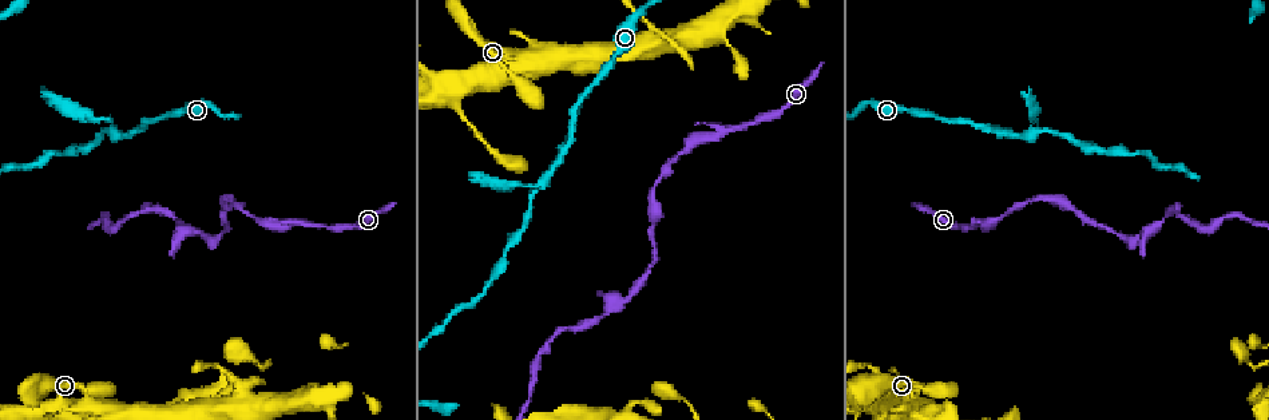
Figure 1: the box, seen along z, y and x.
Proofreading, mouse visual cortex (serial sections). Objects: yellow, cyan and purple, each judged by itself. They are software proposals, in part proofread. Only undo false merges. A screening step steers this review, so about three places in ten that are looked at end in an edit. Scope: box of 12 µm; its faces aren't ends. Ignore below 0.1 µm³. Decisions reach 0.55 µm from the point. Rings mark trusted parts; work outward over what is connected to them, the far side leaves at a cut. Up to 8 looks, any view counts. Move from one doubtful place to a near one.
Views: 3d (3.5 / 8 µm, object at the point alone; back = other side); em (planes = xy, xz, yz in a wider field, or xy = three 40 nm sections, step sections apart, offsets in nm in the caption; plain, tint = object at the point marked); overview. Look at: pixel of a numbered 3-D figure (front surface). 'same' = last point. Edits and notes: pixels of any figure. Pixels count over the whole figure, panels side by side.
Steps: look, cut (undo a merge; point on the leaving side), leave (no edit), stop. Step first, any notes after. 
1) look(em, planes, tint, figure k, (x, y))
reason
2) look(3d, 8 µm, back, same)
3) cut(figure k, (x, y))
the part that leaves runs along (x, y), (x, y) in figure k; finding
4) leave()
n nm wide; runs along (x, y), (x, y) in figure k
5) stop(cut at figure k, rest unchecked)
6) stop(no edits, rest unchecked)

look(3d, 8 µm, figure 1, (722, 129))

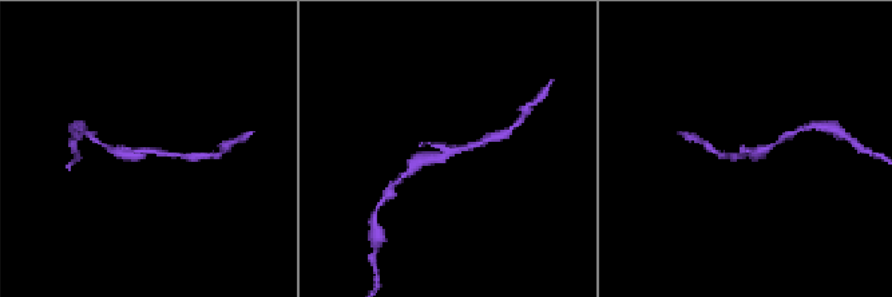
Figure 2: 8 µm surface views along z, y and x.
look(em, xy, step 2, tint, figure 2, (151, 152))

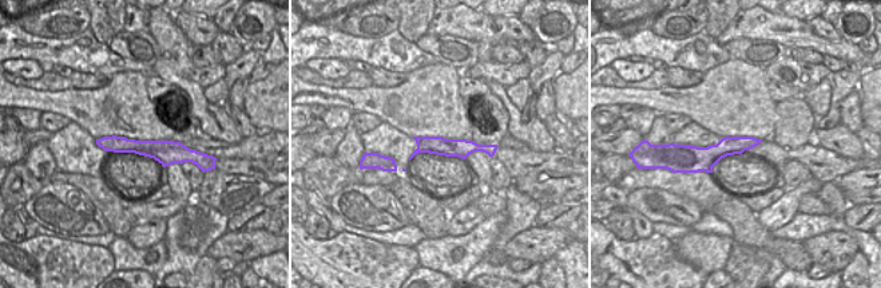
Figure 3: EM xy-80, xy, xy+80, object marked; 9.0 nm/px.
leave()
runs along (486, 141), (420, 161), (413, 166) in figure 2; continuous, no second cell

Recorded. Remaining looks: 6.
look(3d, 3.5 µm, figure 1, (888, 397))
small branch off a trunk

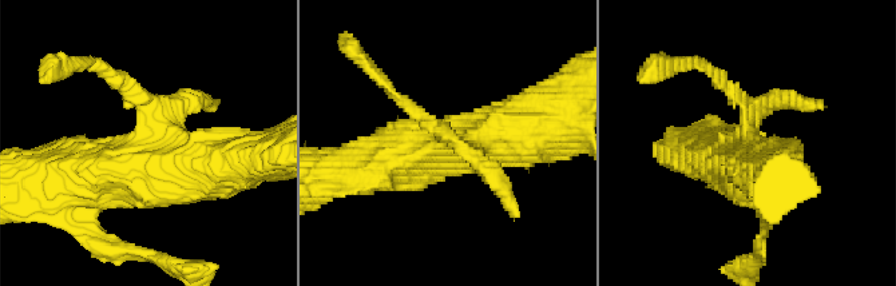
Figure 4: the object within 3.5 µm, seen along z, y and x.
look(em, xy, step 2, tint, figure 4, (457, 146))
now the EM

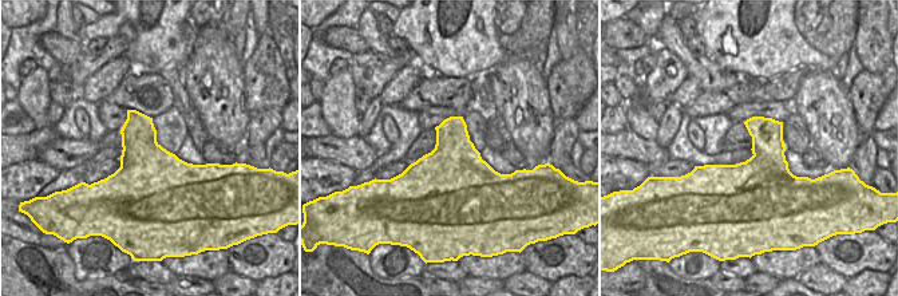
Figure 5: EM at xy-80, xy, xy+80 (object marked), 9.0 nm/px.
cut(figure 4, (129, 83))
600 nm wide; the part that leaves runs along (154, 123), (108, 70), (71, 66) in figure 4; two cells meet here

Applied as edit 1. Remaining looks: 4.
look(overview)
redraw

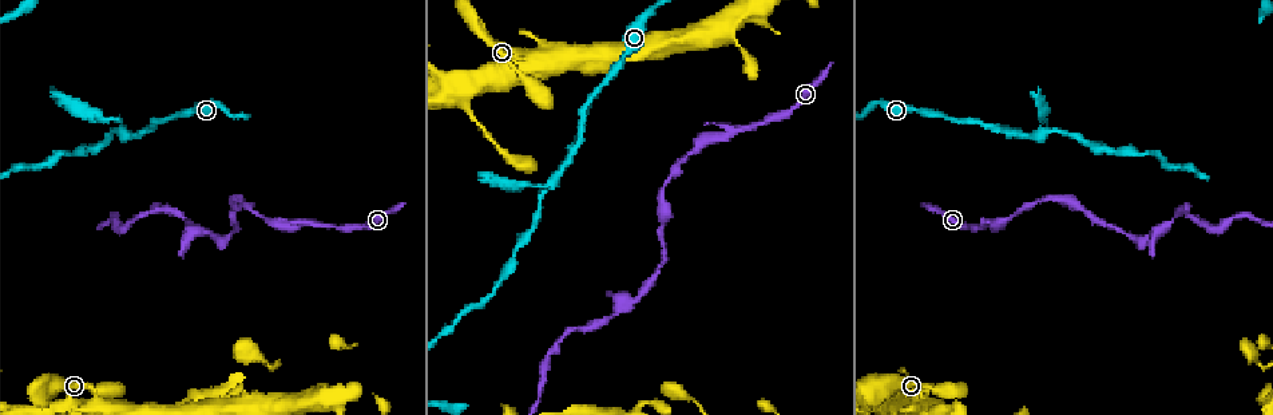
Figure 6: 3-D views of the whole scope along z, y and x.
look(3d, 3.5 µm, figure 6, (549, 188))
arms part here

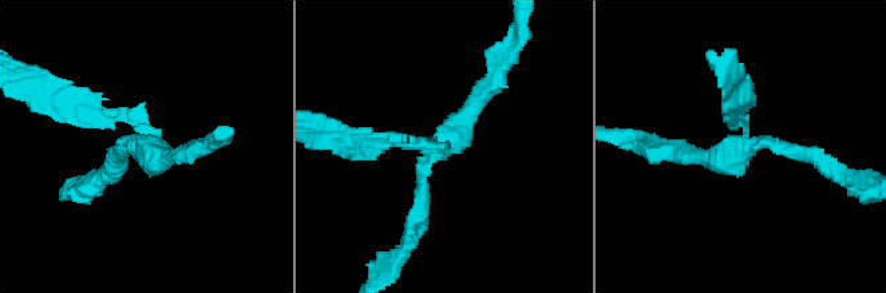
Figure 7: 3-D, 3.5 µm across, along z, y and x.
look(em, xy, step 2, tint, figure 7, (743, 145))
3 arms; arms of 150, 200, 200 nm

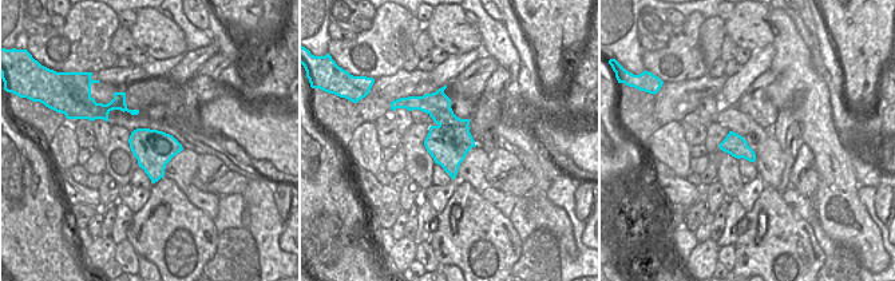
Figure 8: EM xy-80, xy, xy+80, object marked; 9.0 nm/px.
cut(figure 7, (91, 122))
400 nm wide; border along (439, 125), (467, 126) in figure 8; a second cell is stuck on

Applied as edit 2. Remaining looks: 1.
stop(cut at figure 4, cut at figure 7, rest unchecked)

